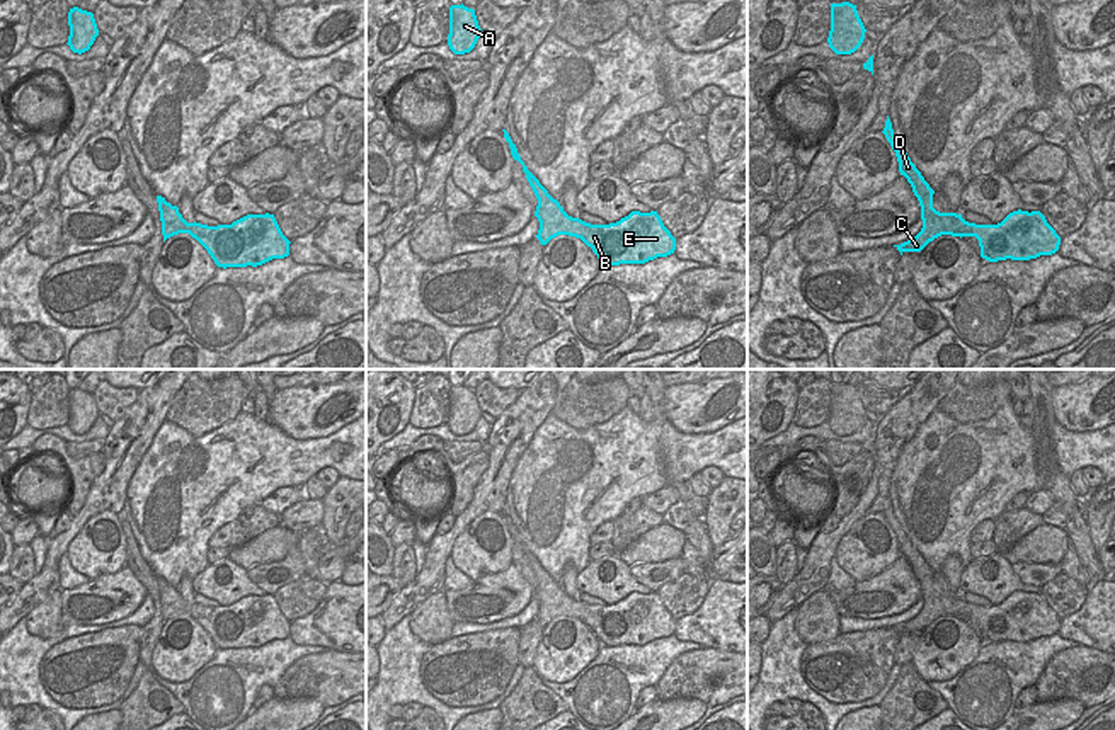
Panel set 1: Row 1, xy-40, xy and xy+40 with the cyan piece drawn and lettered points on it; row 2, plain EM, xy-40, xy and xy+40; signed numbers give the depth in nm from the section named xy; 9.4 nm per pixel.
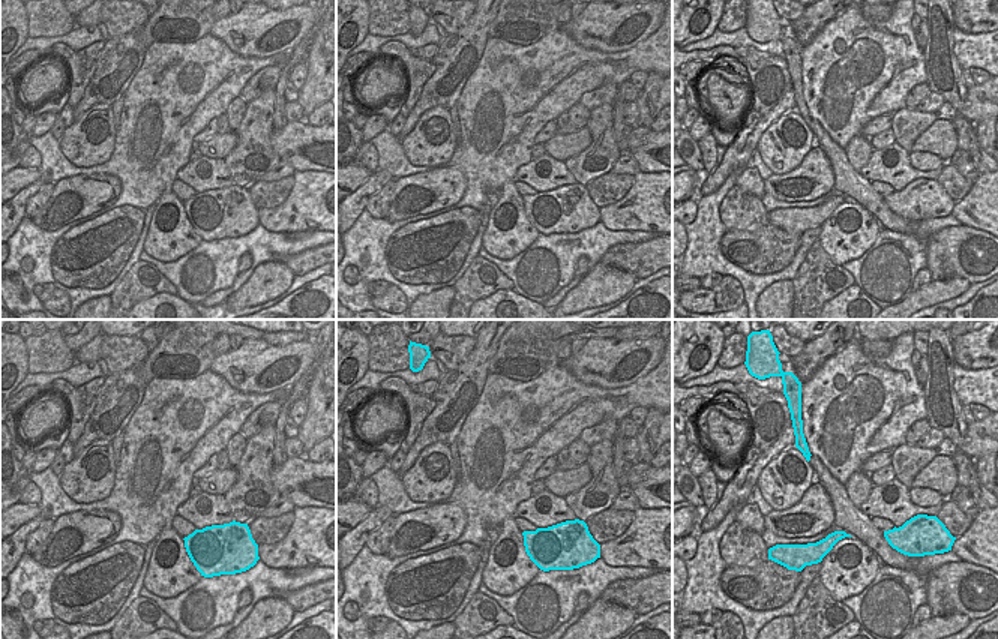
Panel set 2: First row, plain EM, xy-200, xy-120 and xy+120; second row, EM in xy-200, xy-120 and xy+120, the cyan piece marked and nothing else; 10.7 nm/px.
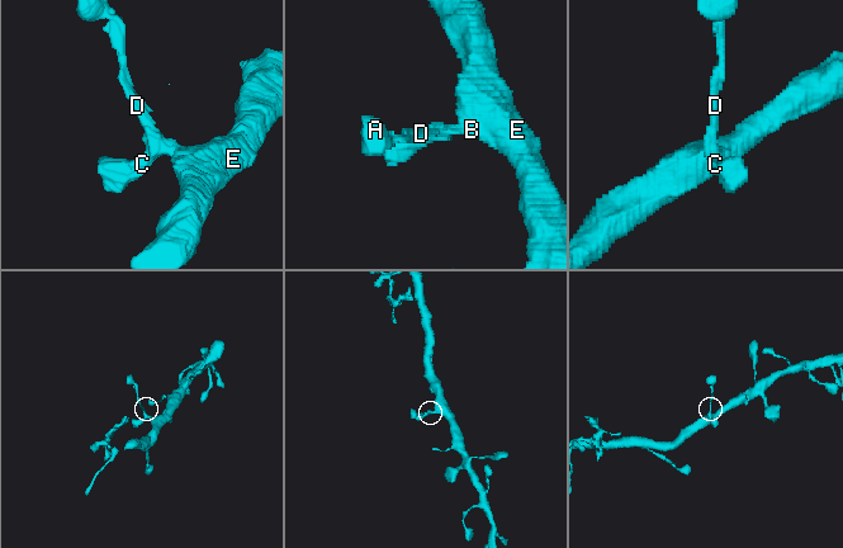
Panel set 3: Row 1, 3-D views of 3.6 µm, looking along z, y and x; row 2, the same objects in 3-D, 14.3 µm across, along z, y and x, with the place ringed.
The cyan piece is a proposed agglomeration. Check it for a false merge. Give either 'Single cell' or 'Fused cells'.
Single cell.

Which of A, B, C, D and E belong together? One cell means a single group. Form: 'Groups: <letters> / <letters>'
Groups: A B C D E.

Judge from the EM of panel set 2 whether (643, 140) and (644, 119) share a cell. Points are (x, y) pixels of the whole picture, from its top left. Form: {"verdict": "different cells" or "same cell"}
{"verdict": "different cells"}

